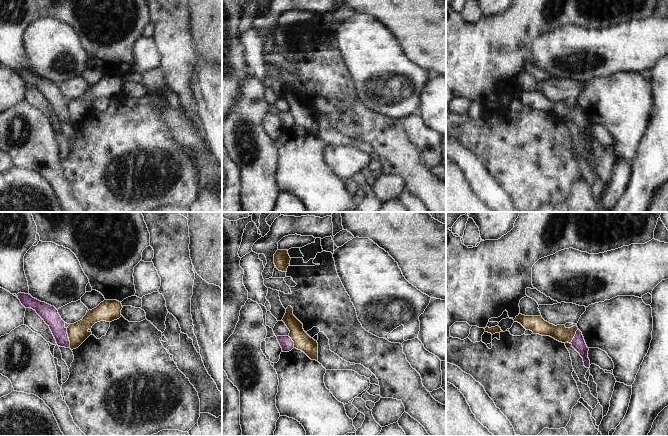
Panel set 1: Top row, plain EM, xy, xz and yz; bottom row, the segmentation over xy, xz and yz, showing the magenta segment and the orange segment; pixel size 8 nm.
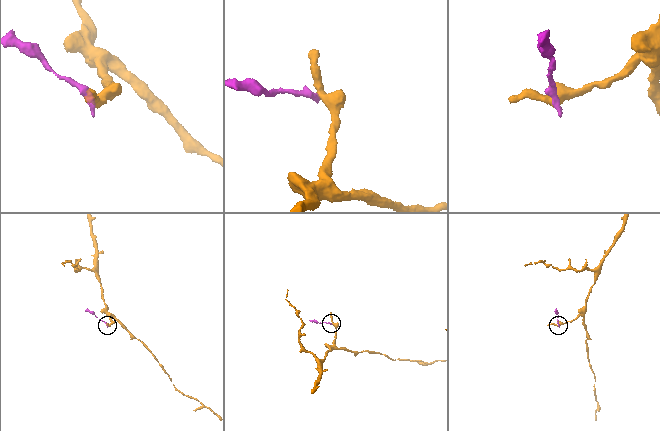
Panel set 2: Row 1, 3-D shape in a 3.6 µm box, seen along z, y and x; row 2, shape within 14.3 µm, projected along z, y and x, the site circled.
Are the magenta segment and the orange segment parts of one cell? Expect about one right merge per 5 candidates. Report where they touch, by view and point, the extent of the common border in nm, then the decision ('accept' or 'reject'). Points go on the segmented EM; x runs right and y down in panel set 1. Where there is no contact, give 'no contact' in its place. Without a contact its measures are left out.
contact xy (68, 338); length 160 nm; reject

